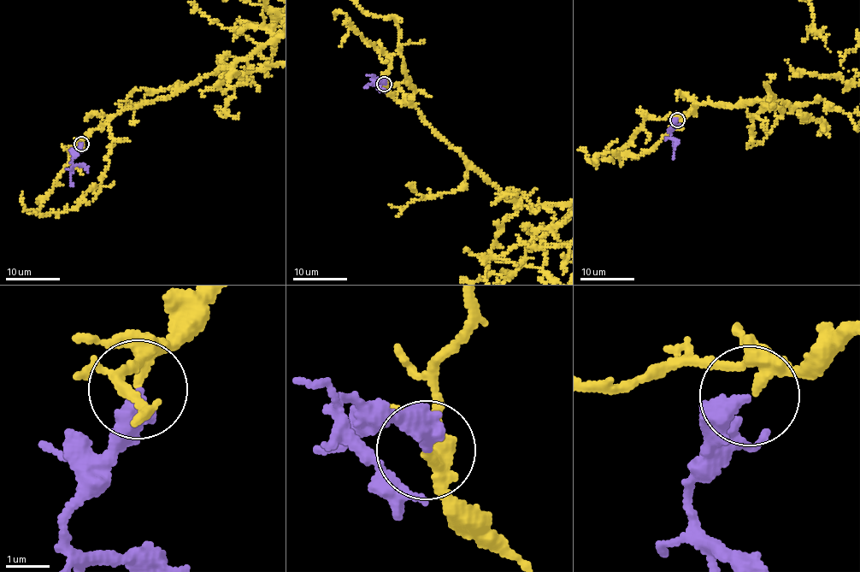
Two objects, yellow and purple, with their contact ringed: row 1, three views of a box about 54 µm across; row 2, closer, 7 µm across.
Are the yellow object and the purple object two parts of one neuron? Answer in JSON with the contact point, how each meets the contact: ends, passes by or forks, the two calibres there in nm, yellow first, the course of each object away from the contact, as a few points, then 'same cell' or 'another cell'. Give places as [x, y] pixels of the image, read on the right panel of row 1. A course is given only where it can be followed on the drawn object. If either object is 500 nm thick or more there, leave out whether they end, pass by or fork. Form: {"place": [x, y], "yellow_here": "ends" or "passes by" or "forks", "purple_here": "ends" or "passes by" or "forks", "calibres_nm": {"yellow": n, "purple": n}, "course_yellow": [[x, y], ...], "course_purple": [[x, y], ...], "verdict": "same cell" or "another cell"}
{"place": [677, 120], "yellow_here": "forks", "purple_here": "ends", "calibres_nm": {"yellow": 160, "purple": 400}, "course_purple": [[677, 120], [670, 131], [674, 149], [673, 158]], "verdict": "same cell"}

